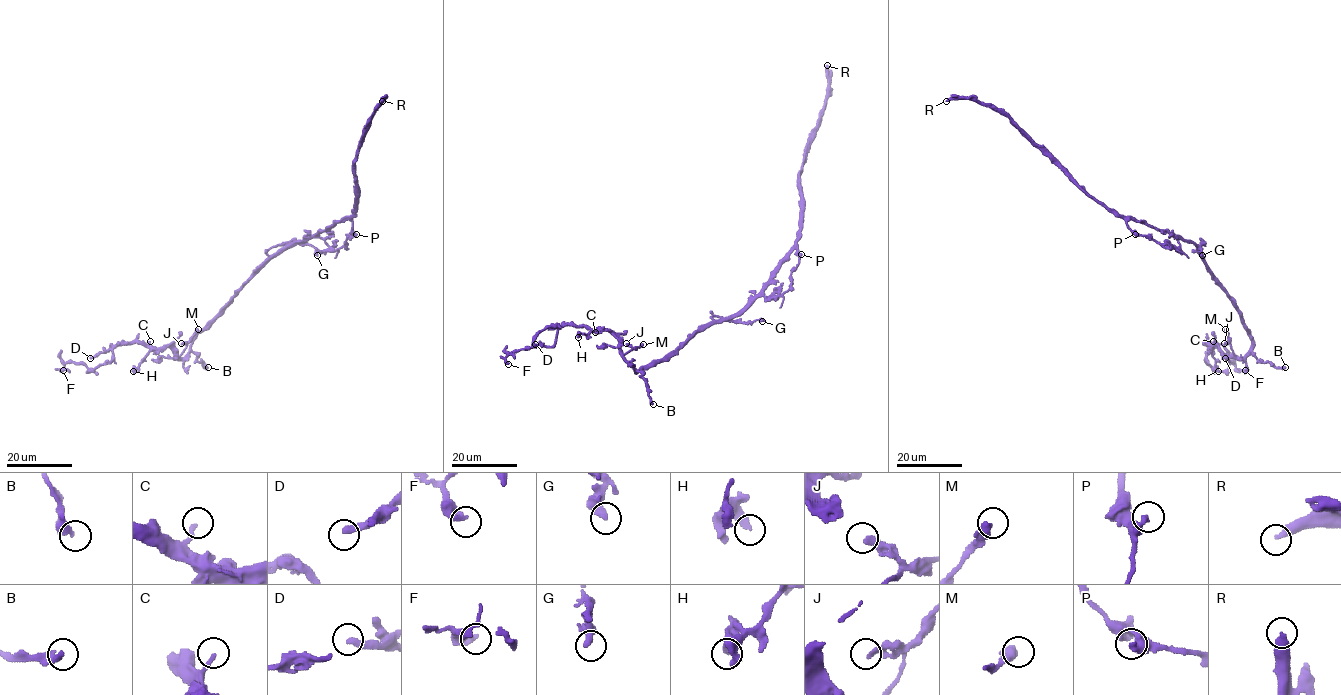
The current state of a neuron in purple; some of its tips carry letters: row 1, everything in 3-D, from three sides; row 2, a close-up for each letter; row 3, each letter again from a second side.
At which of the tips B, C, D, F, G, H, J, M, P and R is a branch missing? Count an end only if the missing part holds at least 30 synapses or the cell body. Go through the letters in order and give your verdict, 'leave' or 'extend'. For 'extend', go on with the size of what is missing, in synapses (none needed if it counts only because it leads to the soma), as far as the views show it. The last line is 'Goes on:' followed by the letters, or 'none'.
B: leave
C: leave
D: extend | 70 syn
F: leave
G: leave
H: leave
J: leave
M: leave
P: leave
R: leave
Goes on: D

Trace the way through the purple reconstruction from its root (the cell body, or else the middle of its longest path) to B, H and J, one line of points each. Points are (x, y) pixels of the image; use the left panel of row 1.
B: (277, 254), (192, 342), (191, 349), (196, 360), (208, 367)
H: (277, 254), (196, 335), (191, 350), (183, 357), (176, 357), (169, 347), (151, 350), (133, 371)
J: (277, 254), (196, 335), (191, 350), (183, 357), (178, 357), (187, 343), (181, 343)

